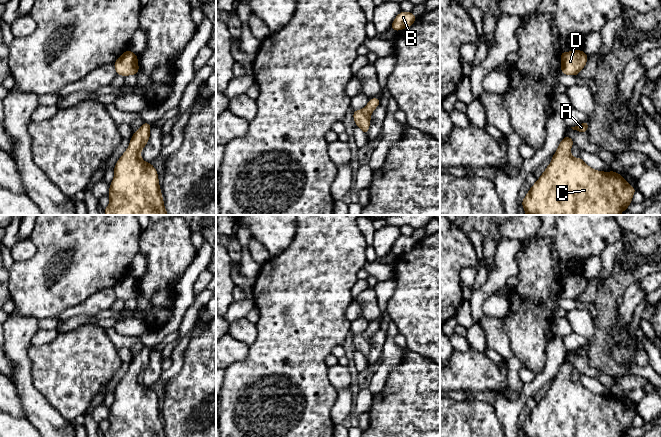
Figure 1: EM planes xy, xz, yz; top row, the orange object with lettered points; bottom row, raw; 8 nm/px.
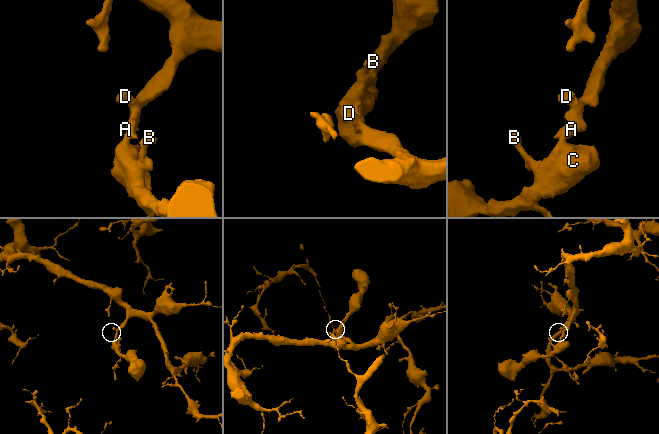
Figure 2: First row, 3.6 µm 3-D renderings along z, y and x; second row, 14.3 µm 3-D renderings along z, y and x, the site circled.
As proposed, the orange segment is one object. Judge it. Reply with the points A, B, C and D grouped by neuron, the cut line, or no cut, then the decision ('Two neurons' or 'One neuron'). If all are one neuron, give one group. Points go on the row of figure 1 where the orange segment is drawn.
Groups: A B C D. No split. One neuron

